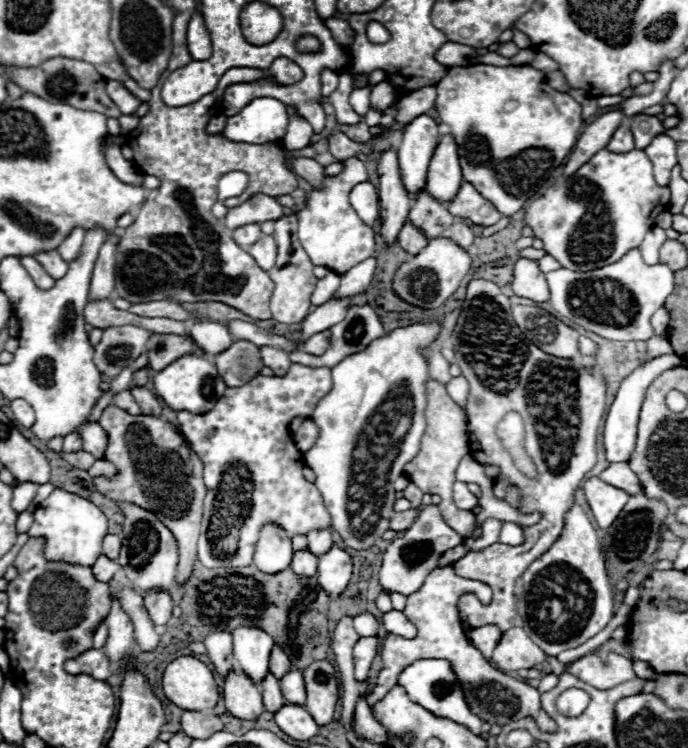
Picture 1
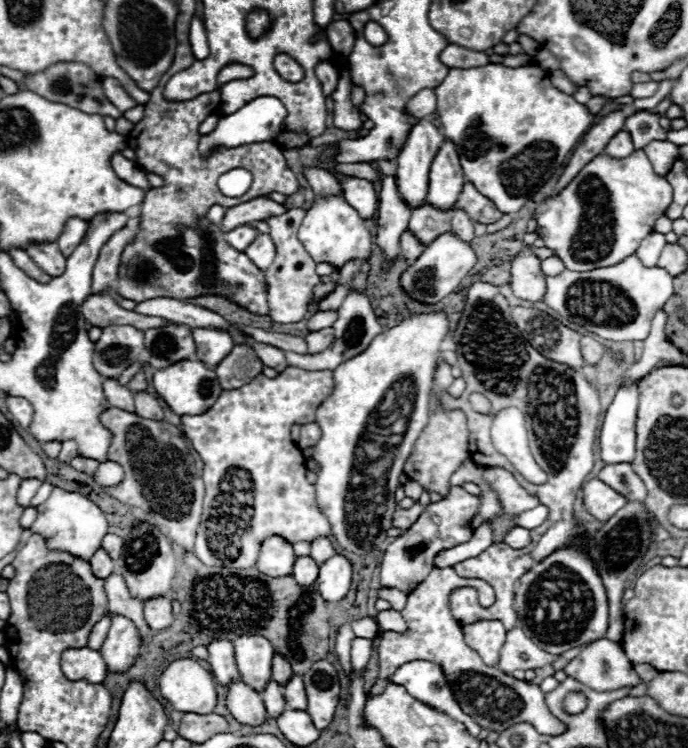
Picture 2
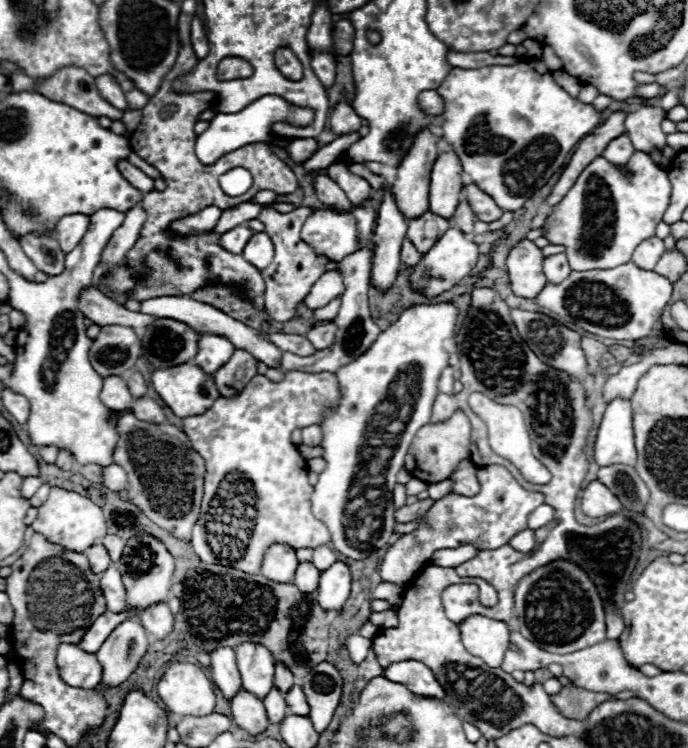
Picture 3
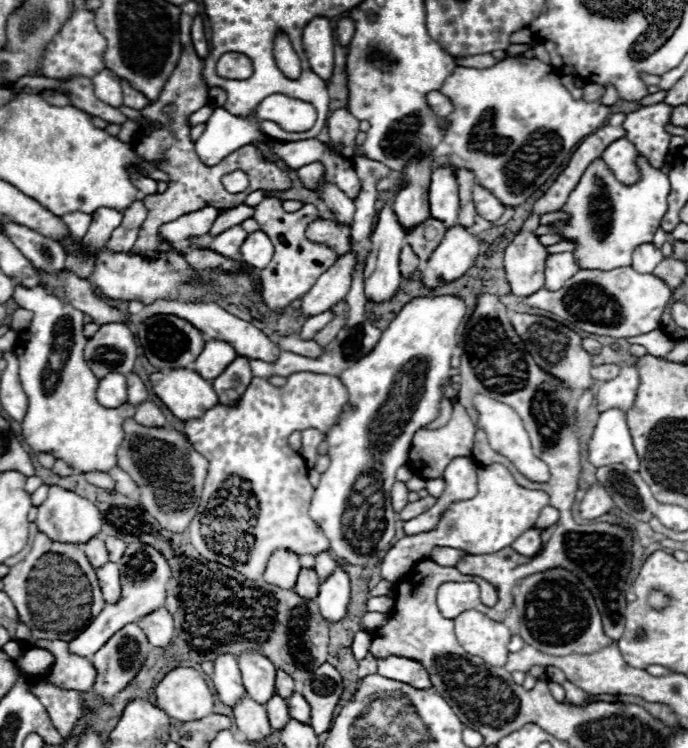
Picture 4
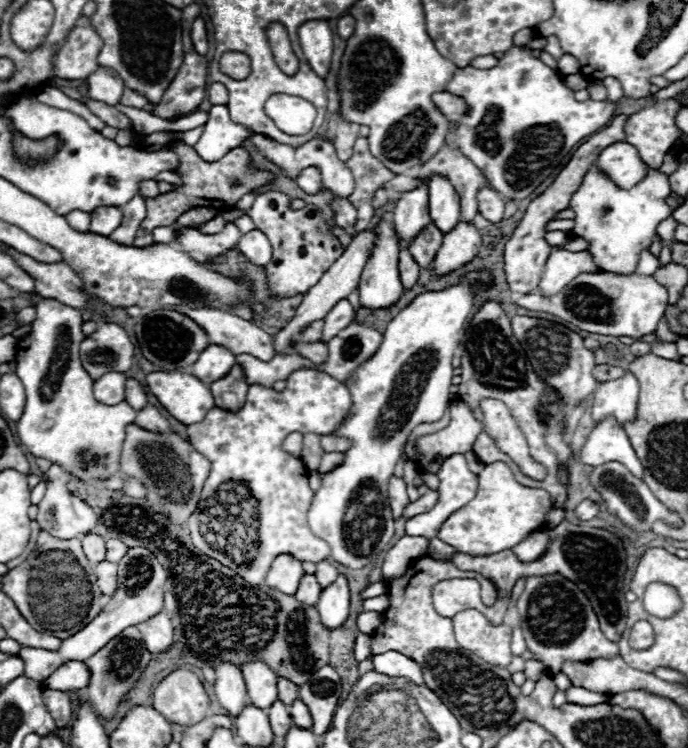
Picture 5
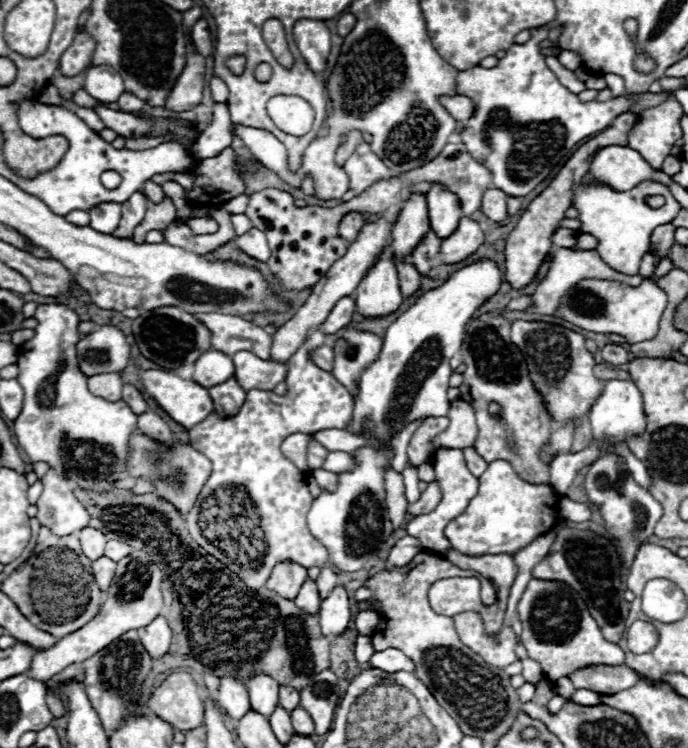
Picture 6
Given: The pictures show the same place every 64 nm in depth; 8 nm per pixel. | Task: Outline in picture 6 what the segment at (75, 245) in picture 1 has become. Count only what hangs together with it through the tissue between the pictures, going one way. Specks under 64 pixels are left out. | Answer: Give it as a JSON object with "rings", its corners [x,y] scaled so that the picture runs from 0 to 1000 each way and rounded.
{"rings":[[[125,281],[99,283],[93,291],[96,291],[102,299],[108,299],[108,302],[128,302],[128,299],[131,299],[131,286],[128,286]]]}

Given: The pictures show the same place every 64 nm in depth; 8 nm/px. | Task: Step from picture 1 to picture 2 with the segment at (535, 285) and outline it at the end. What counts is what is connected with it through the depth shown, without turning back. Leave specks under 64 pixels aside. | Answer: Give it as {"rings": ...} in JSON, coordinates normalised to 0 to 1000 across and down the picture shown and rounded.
{"rings":[[[773,330],[762,332],[744,348],[741,382],[747,388],[747,396],[770,404],[782,404],[791,398],[794,382],[788,382],[788,377],[794,374],[794,369],[788,366],[785,353],[786,348],[773,337]]]}

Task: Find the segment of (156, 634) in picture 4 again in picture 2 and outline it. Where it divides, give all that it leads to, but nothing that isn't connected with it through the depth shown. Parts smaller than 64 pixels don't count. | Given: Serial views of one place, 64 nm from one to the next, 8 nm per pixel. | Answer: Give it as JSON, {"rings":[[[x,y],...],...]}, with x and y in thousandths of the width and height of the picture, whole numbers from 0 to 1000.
{"rings":[[[238,797],[212,802],[209,805],[209,821],[212,821],[212,832],[218,834],[218,840],[224,845],[233,845],[233,842],[244,840],[253,832],[250,805],[244,799],[238,799]]]}

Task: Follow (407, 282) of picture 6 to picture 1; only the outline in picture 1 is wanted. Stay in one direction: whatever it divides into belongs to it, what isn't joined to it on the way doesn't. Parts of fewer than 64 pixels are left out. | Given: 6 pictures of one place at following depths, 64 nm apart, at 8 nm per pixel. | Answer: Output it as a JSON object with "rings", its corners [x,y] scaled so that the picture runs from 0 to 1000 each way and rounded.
{"rings":[[[590,294],[590,299],[584,302],[584,307],[578,313],[578,324],[590,337],[608,340],[608,334],[613,334],[613,329],[619,329],[619,324],[625,324],[625,318],[610,305],[605,305],[596,294]]]}

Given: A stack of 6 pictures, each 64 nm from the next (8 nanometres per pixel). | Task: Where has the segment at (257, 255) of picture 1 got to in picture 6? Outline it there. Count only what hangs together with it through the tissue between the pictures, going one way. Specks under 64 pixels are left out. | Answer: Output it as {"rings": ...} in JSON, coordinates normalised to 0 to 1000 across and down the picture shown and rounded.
{"rings":[[[366,305],[358,313],[346,316],[343,324],[346,324],[346,332],[352,337],[358,337],[363,345],[372,345],[378,350],[390,350],[392,329],[390,329],[390,321],[387,321],[384,310],[378,310],[375,305]]]}

